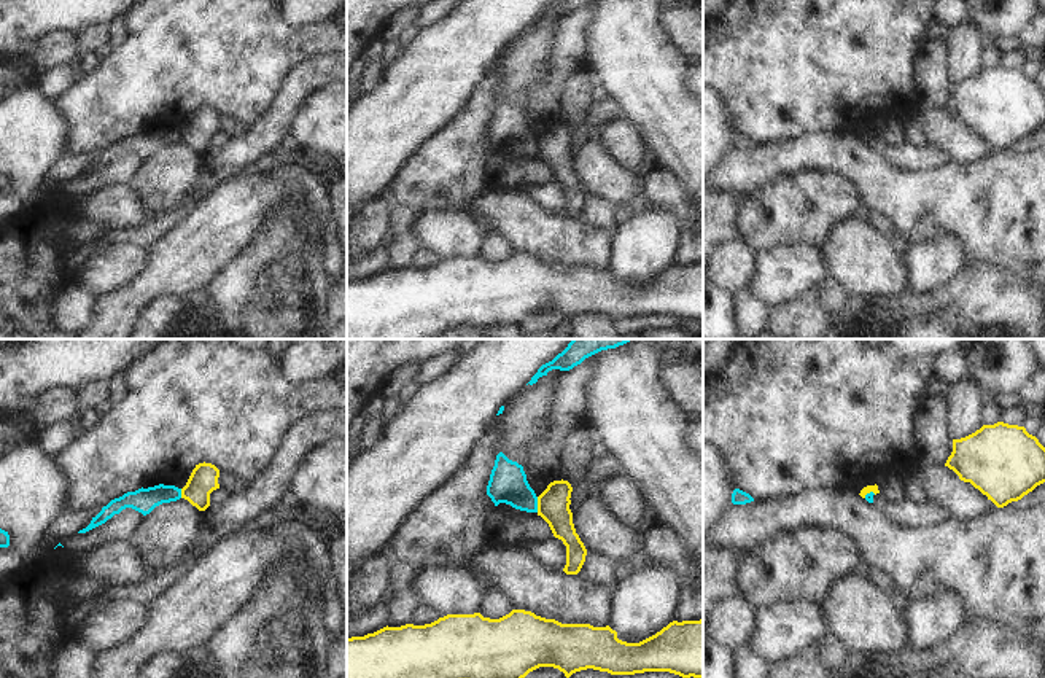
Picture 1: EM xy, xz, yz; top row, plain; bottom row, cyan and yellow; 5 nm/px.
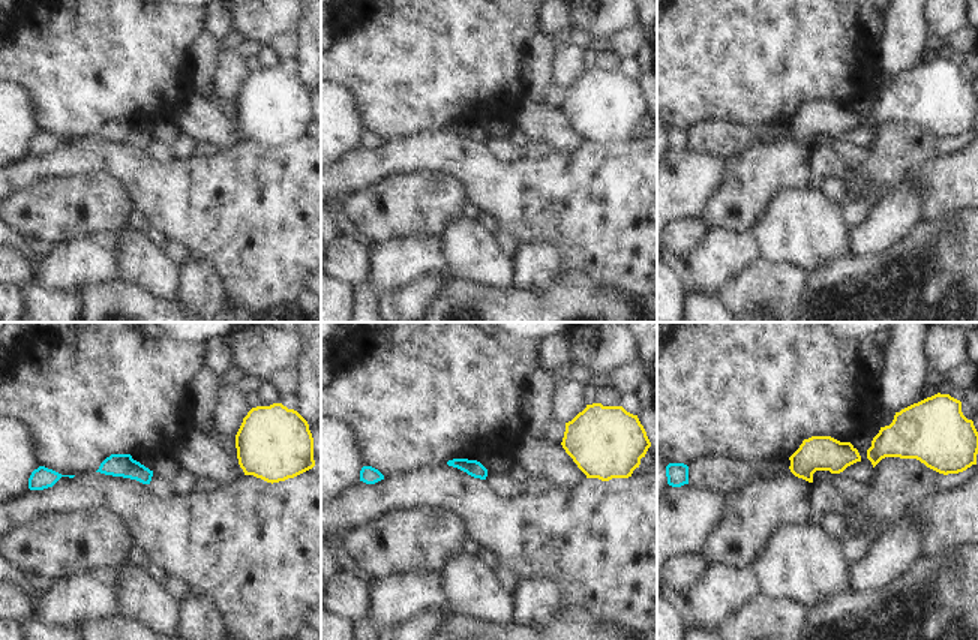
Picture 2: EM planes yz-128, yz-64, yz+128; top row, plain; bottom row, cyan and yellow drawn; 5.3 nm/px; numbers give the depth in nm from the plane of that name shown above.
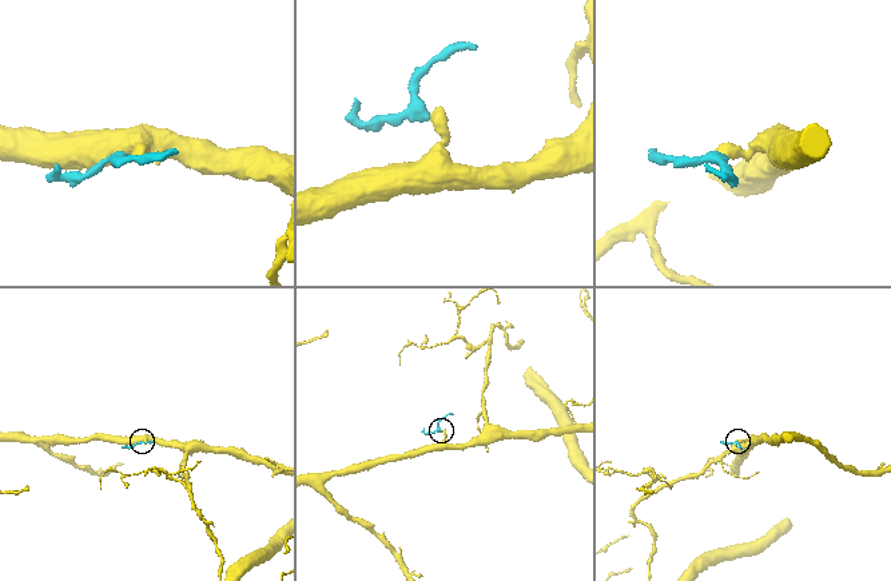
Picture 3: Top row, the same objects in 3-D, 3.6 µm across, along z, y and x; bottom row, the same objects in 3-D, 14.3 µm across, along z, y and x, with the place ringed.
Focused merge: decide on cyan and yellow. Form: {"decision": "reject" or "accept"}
{"decision": "reject"}

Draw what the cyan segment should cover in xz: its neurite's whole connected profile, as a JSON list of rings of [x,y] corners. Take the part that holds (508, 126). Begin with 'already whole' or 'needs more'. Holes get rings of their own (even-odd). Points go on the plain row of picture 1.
already whole; [[[503,95],[496,99],[487,138],[495,150],[506,146],[520,154],[538,156],[538,140],[526,124],[523,110],[509,103]]]

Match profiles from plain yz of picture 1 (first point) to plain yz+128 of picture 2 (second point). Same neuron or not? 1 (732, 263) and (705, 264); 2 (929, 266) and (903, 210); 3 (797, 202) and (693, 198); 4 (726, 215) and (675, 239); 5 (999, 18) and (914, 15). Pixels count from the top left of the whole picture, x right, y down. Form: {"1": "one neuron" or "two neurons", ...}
{"1": "two neurons", "2": "one neuron", "3": "two neurons", "4": "two neurons", "5": "two neurons"}

